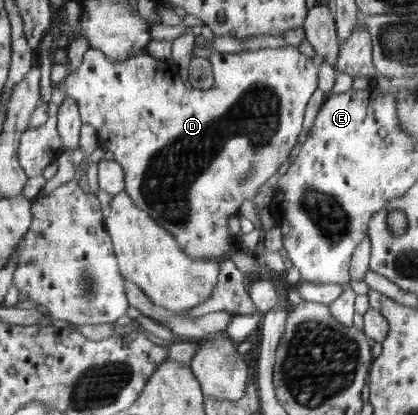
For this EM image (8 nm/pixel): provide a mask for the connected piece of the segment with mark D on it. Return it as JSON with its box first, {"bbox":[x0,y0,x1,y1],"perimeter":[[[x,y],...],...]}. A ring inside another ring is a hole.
{"bbox":[64,44,323,260],"perimeter":[[[287,44],[281,48],[262,48],[258,50],[243,50],[238,53],[223,53],[211,50],[210,61],[213,63],[214,79],[212,89],[197,89],[192,86],[183,85],[183,79],[177,74],[180,66],[171,64],[170,61],[161,61],[153,58],[146,50],[140,51],[125,61],[112,61],[103,51],[89,49],[84,54],[84,61],[76,73],[69,74],[64,79],[66,95],[71,95],[79,103],[84,124],[91,124],[95,127],[99,136],[103,160],[118,161],[125,171],[125,181],[127,181],[126,191],[133,198],[133,201],[143,210],[148,211],[153,219],[157,220],[164,228],[167,228],[174,236],[180,246],[184,248],[189,256],[197,260],[217,260],[225,259],[227,254],[233,253],[233,244],[239,239],[238,234],[229,232],[229,217],[239,214],[241,203],[251,200],[257,193],[259,187],[263,187],[275,173],[277,169],[289,159],[291,151],[297,145],[297,139],[303,131],[303,117],[307,111],[307,103],[311,95],[317,91],[317,75],[319,75],[319,65],[323,61],[317,61],[318,55],[308,57],[299,51],[297,46]]]}

